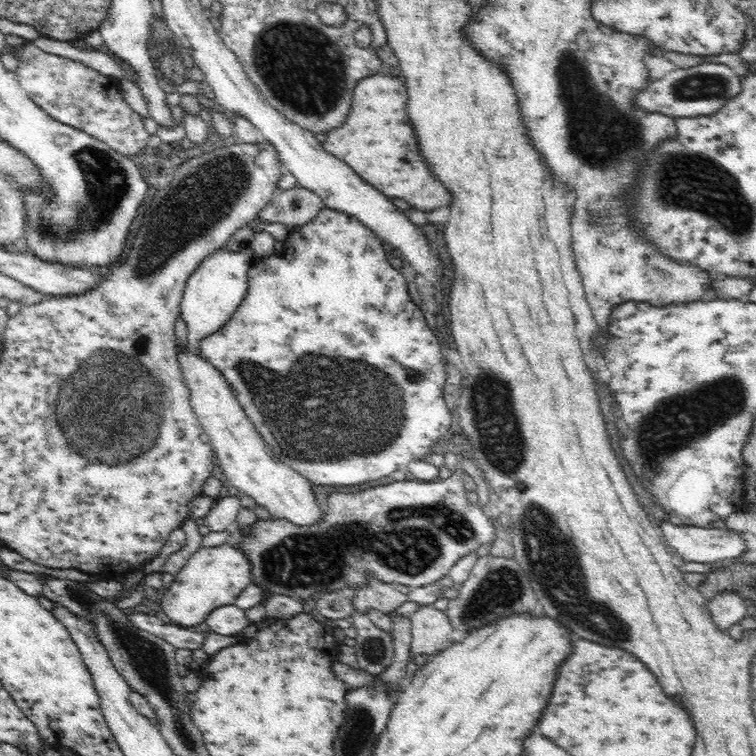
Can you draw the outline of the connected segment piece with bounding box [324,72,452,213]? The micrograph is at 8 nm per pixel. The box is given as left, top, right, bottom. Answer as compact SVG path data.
M375 73L354 86L352 108L342 126L332 128L324 149L383 195L401 198L427 213L452 204L452 193L438 180L418 149L414 125L406 113L408 89L398 77Z

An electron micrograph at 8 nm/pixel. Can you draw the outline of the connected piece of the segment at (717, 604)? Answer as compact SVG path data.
M726 591L714 596L710 602L708 601L708 609L714 623L725 631L732 625L738 624L742 618L754 613L750 605L746 605L746 600L734 591Z

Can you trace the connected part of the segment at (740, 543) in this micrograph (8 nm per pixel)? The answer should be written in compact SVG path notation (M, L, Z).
M672 520L663 521L656 526L660 536L664 536L667 543L688 562L724 562L746 552L746 540L740 533L728 529L684 526Z

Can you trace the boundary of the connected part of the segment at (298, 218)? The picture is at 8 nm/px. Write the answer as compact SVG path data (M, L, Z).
M297 183L294 188L274 192L272 200L262 208L259 218L262 222L294 228L312 222L325 207L315 192Z

